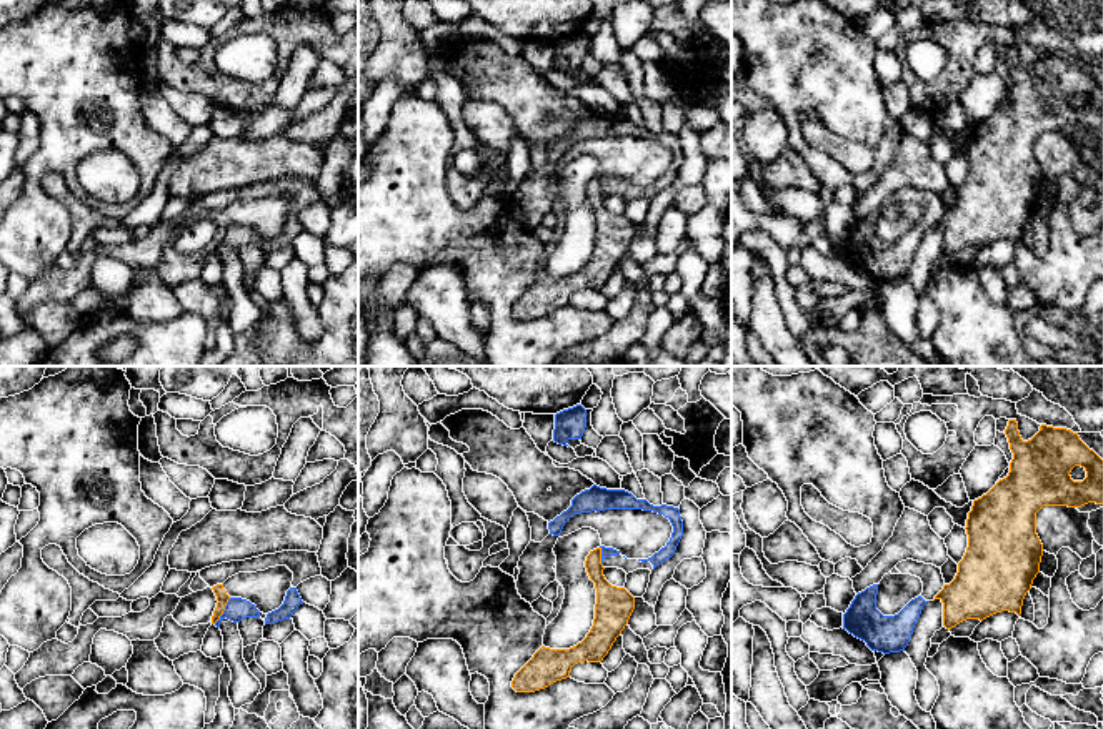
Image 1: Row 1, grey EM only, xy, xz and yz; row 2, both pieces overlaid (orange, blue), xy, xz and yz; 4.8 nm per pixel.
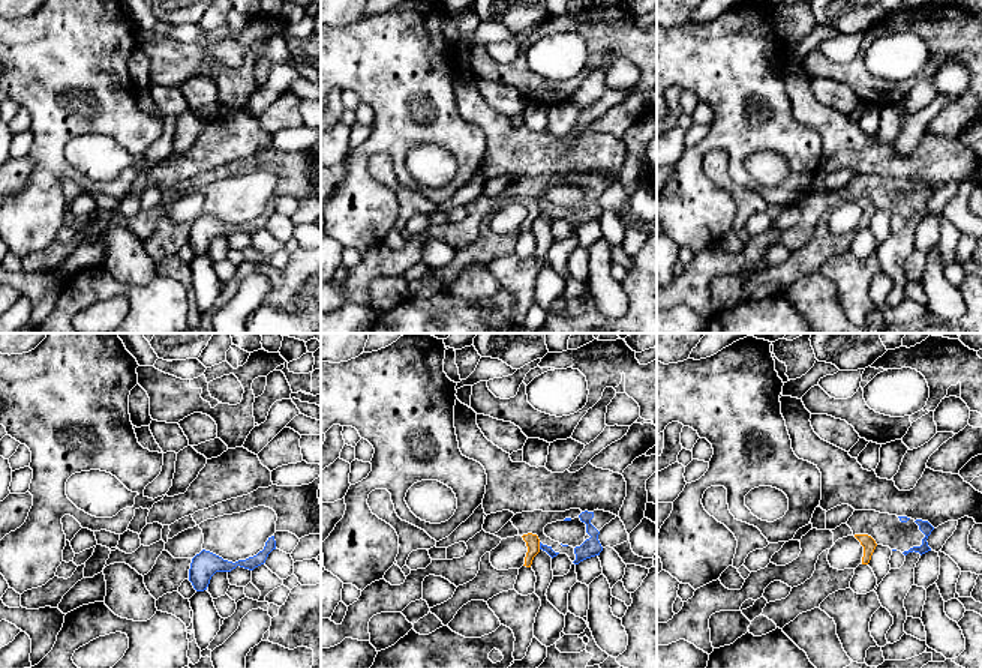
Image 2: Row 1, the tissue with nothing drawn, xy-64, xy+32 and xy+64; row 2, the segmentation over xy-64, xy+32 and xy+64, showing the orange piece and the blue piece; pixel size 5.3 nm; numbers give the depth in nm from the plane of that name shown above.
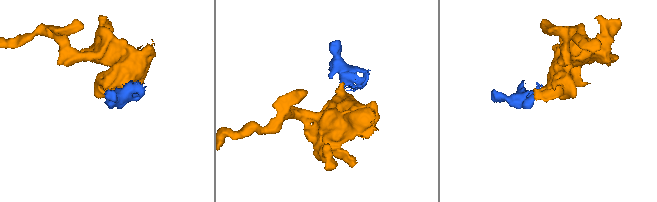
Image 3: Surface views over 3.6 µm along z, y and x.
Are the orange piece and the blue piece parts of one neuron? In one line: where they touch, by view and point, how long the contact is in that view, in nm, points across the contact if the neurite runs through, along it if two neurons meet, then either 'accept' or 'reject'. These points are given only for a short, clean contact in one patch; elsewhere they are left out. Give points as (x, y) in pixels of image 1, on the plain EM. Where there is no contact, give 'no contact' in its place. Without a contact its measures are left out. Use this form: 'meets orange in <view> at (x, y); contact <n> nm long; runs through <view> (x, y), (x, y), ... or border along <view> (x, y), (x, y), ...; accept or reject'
meets orange in xy at (224, 237); contact 150 nm long; border along xy (230, 225), (224, 240), (214, 250); reject

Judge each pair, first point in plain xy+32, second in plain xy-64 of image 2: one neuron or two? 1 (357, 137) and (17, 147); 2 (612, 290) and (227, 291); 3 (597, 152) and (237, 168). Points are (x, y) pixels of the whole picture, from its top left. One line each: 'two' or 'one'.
1: one
2: two
3: two

